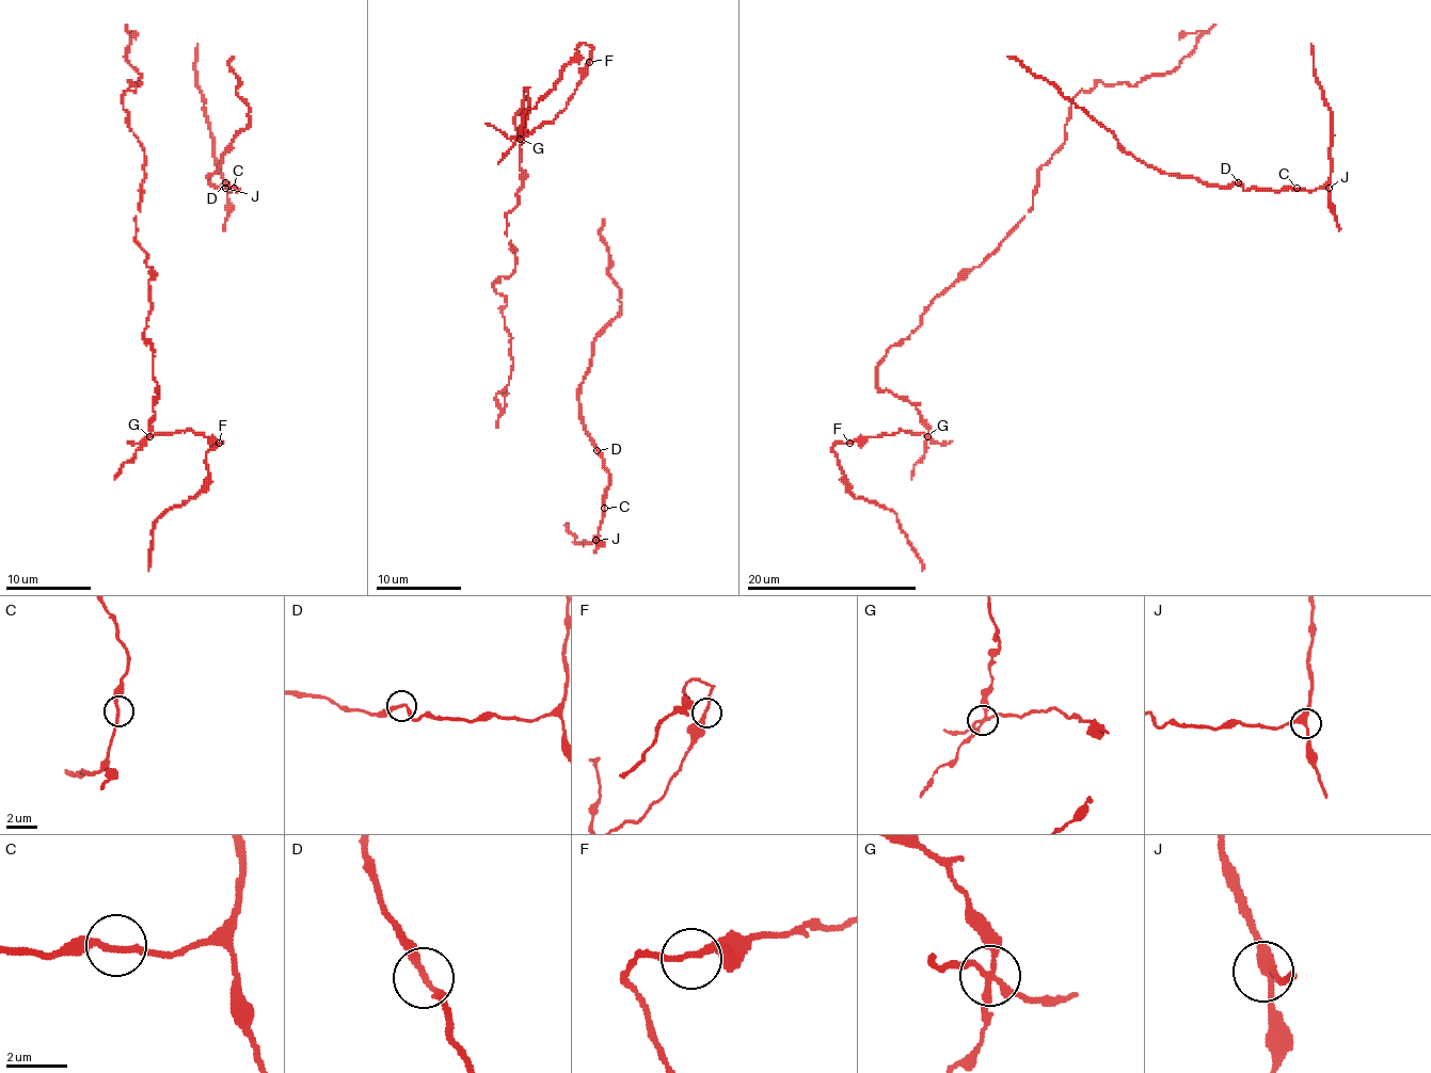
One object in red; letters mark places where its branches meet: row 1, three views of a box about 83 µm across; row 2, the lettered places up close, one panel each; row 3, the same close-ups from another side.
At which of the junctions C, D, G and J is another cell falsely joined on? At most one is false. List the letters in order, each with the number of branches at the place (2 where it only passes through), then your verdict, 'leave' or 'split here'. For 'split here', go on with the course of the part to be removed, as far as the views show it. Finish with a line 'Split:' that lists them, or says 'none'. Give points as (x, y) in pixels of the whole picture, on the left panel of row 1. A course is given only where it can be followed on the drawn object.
C: 2 branches meet; leave
D: 2 branches meet; leave
G: 4 branches meet; split here; foreign part runs (148, 436), (191, 431), (221, 443), (206, 453), (208, 483), (193, 498), (174, 505), (157, 519), (148, 571)
J: 3 branches meet; leave
Split: G

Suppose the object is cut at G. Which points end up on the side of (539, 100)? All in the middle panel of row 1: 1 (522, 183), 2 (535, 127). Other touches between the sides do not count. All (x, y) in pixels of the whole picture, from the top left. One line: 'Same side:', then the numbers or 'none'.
Same side: 2

